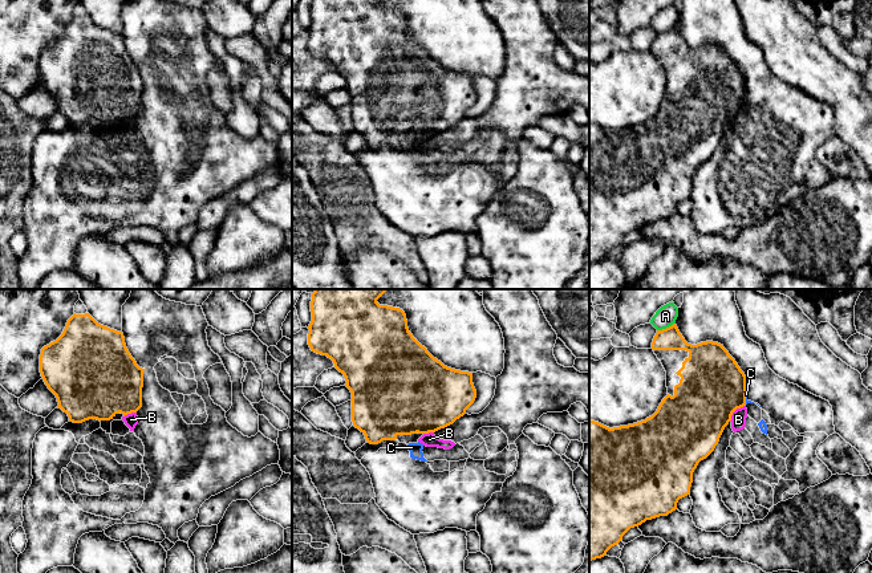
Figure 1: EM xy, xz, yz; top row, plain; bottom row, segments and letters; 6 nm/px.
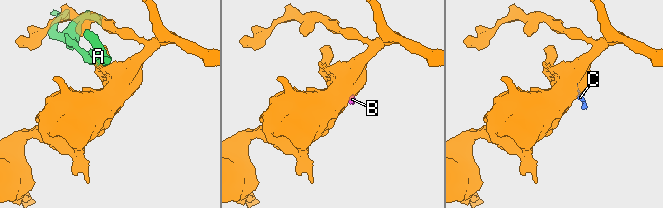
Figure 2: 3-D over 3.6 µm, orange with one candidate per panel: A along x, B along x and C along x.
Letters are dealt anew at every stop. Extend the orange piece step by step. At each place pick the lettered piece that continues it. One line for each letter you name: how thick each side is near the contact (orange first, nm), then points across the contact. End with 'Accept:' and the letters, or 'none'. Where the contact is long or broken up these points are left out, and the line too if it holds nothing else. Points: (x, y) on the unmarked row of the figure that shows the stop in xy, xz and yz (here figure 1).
Accept: none

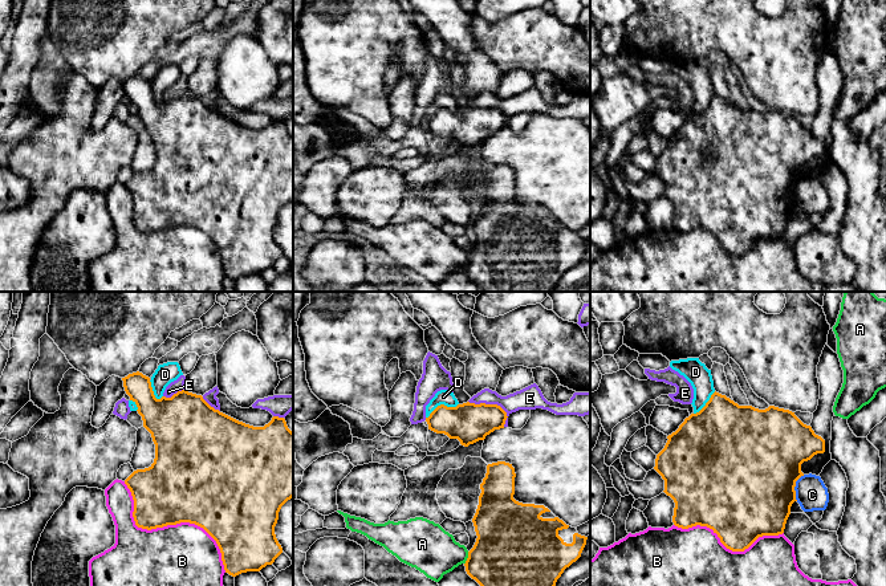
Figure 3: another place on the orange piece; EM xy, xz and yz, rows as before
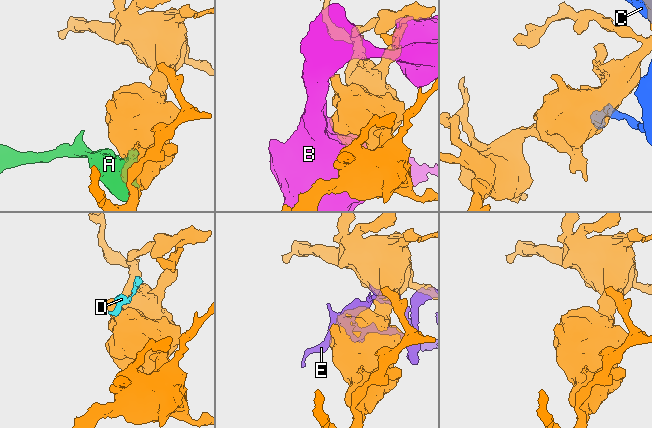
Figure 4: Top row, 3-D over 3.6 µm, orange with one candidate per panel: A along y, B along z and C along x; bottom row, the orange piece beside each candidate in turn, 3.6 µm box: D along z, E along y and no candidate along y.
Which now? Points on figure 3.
Accept: none

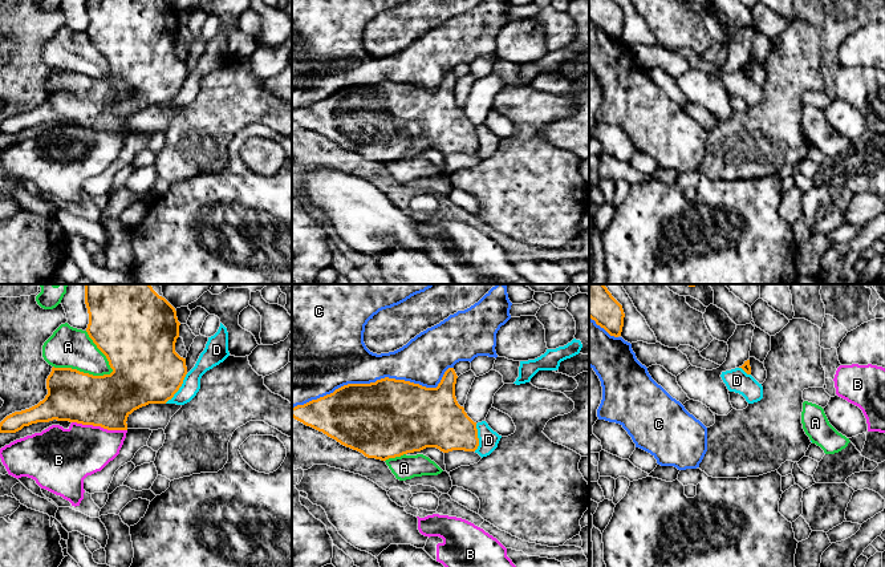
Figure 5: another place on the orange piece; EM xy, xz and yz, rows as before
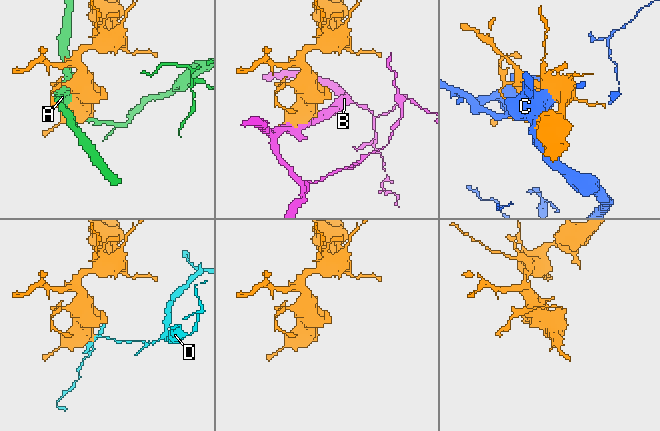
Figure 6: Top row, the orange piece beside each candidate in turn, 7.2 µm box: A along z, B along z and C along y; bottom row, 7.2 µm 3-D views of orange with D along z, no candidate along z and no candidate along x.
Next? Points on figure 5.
Accept: none

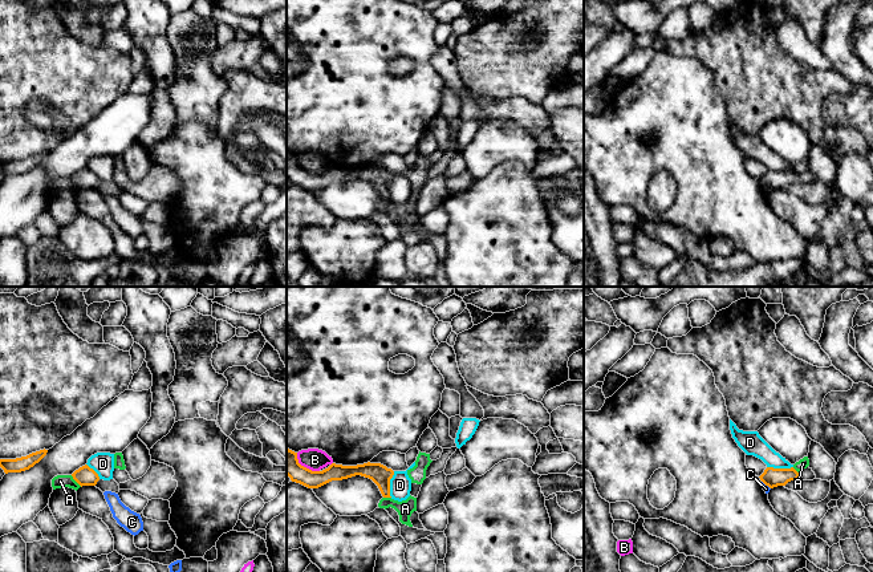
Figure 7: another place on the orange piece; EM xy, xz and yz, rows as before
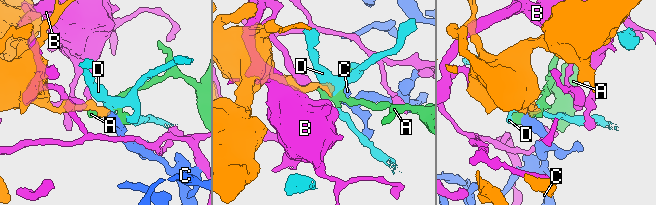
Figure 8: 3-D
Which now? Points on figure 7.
Accept: none

